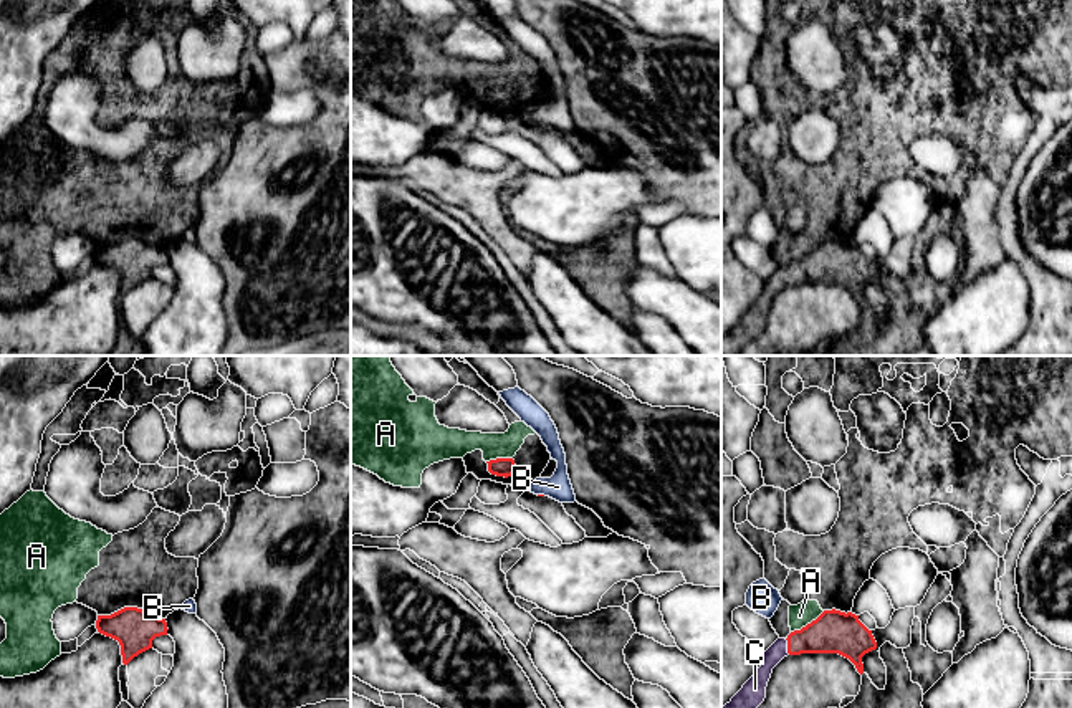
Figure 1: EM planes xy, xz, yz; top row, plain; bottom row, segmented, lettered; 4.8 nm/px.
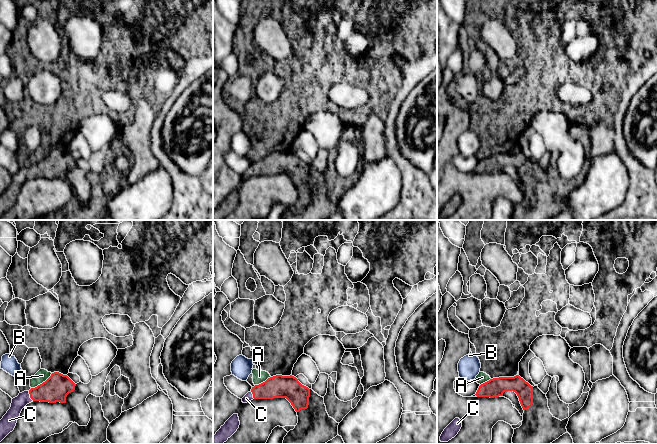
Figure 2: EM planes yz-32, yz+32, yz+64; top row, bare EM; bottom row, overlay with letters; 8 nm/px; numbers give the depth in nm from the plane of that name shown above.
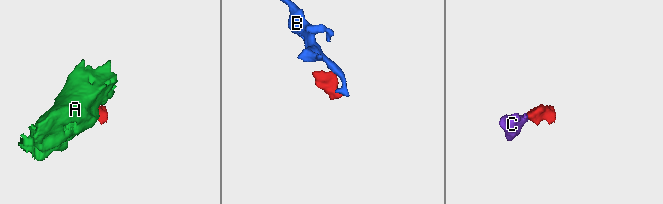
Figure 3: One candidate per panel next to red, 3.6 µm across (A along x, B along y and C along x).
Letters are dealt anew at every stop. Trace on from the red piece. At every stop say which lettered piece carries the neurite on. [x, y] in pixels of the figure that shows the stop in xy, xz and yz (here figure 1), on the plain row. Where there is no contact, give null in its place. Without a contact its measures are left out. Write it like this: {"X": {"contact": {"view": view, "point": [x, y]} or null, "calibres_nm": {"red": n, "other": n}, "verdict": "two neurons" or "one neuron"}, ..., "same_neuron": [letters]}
{"A": {"contact": {"view": "yz", "point": [808, 253]}, "calibres_nm": {"red": 200, "other": 110}, "verdict": "two neurons"}, "B": {"contact": {"view": "xz", "point": [541, 124]}, "calibres_nm": {"red": 20, "other": 120}, "verdict": "two neurons"}, "C": {"contact": {"view": "yz", "point": [788, 277]}, "calibres_nm": {"red": 200, "other": 100}, "verdict": "one neuron"}, "same_neuron": ["C"]}

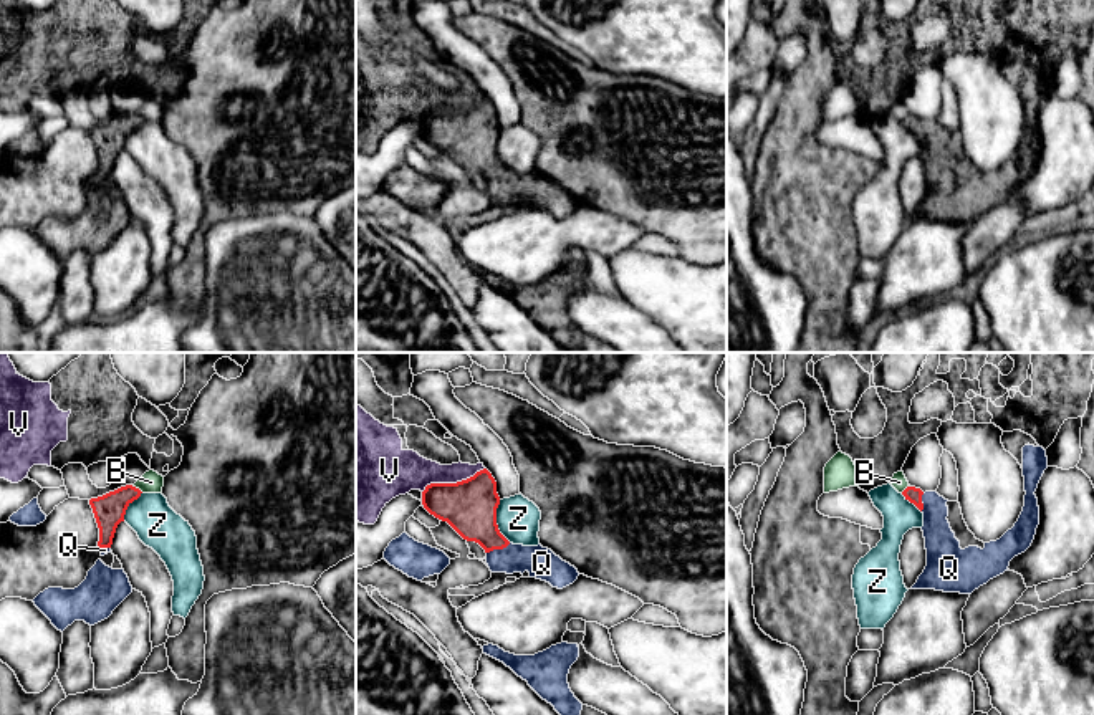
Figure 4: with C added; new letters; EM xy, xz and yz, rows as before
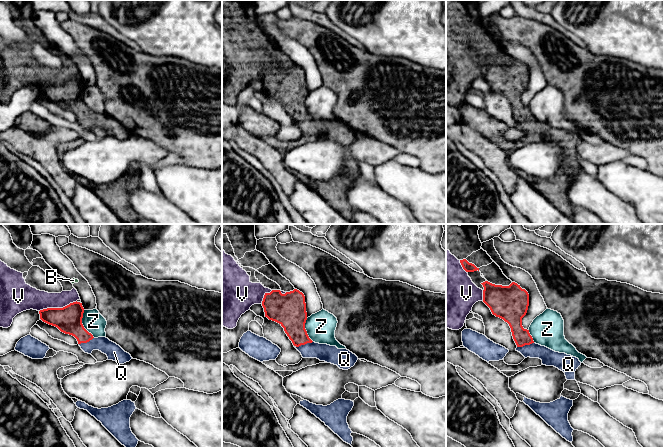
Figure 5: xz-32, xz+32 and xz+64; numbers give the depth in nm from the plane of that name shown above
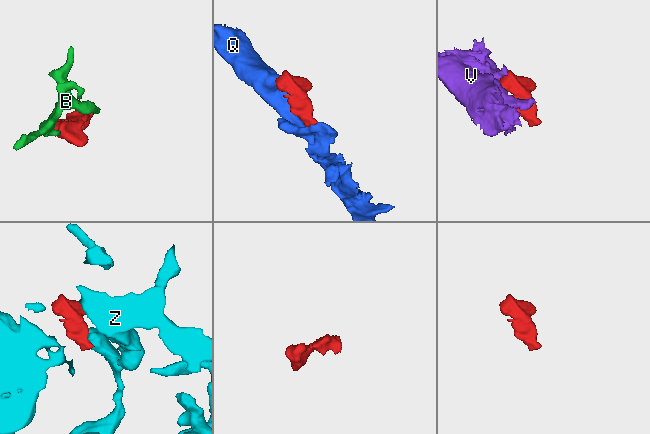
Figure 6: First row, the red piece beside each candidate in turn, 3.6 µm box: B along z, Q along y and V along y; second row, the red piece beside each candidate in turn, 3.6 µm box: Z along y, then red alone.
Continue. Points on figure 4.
{"B": {"contact": {"view": "xy", "point": [138, 118]}, "calibres_nm": {"red": 150, "other": 110}, "verdict": "two neurons"}, "Q": {"contact": {"view": "xz", "point": [499, 177]}, "calibres_nm": {"red": 260, "other": 160}, "verdict": "one neuron"}, "V": {"contact": {"view": "xz", "point": [452, 113]}, "calibres_nm": {"red": 260, "other": 200}, "verdict": "two neurons"}, "Z": {"contact": {"view": "xz", "point": [495, 151]}, "calibres_nm": {"red": 260, "other": 200}, "verdict": "two neurons"}, "same_neuron": ["Q"]}

